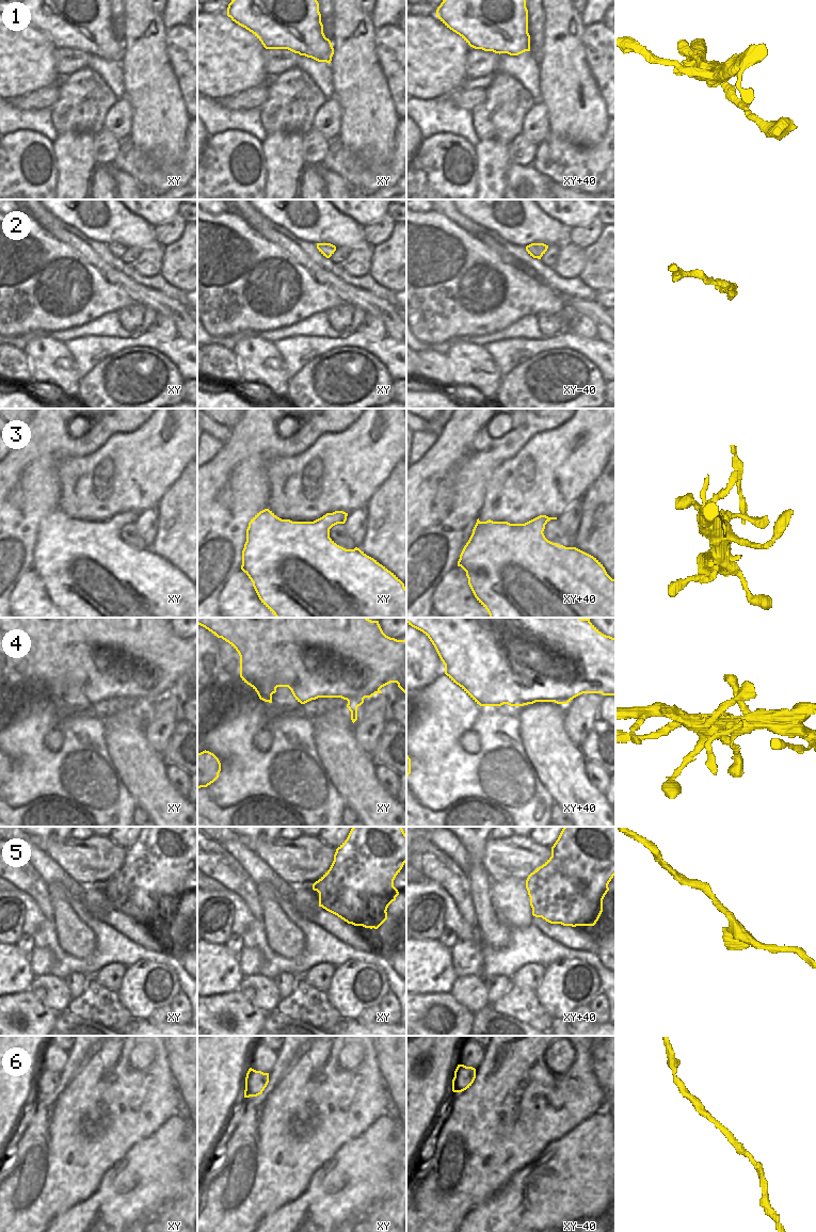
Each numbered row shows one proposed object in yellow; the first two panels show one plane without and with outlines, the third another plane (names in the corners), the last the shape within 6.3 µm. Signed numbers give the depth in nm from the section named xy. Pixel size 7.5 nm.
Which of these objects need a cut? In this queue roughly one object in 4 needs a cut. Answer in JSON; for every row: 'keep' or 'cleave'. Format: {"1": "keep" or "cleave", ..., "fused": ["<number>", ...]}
{"1": "keep", "2": "keep", "3": "keep", "4": "cleave", "5": "keep", "6": "keep", "fused": ["4"]}

